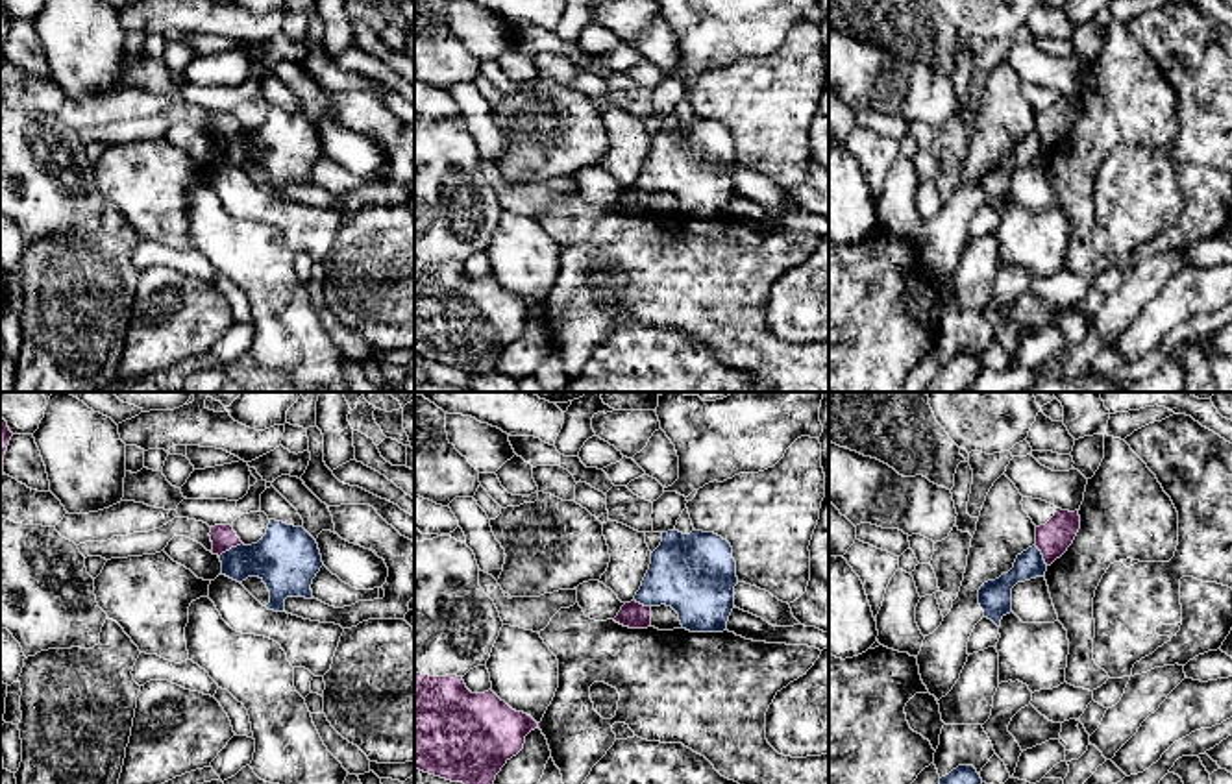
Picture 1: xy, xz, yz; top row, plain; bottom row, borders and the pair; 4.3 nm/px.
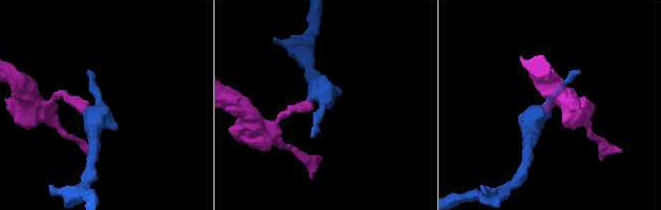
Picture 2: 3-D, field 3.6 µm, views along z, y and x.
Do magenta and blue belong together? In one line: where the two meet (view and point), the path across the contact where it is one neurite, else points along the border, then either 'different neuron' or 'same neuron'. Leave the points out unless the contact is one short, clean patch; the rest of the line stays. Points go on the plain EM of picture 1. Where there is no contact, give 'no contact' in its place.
xy (230, 134) | along xy (241, 128), (219, 143) | different neuron

